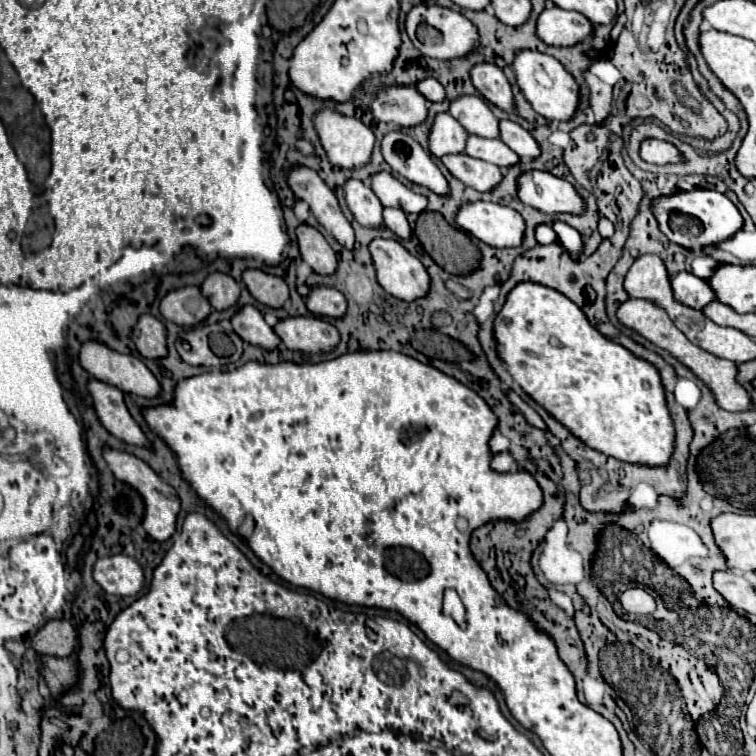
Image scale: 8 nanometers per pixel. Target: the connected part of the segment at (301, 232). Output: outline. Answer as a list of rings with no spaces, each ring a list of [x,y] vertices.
[[[301,223],[295,229],[295,233],[299,239],[299,253],[315,273],[325,275],[337,269],[337,259],[335,259],[333,249],[315,227]]]

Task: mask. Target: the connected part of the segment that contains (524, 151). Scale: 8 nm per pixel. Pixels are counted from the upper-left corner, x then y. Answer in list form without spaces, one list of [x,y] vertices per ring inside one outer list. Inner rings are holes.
[[[499,121],[499,131],[501,131],[501,141],[505,145],[509,145],[519,157],[527,157],[527,159],[533,159],[539,155],[539,147],[535,143],[535,139],[531,137],[529,131],[525,131],[519,123],[515,121]]]

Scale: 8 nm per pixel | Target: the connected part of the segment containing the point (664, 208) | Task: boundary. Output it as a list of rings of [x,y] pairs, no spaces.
[[[693,189],[693,191],[677,191],[671,195],[659,195],[651,203],[653,215],[659,223],[661,233],[687,249],[701,249],[705,245],[715,245],[743,227],[743,217],[737,207],[715,189]]]

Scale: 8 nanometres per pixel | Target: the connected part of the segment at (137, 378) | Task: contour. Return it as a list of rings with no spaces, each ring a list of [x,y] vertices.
[[[85,341],[79,351],[79,363],[89,375],[115,385],[121,391],[143,397],[155,397],[159,393],[157,379],[141,359],[117,353],[101,341]]]

